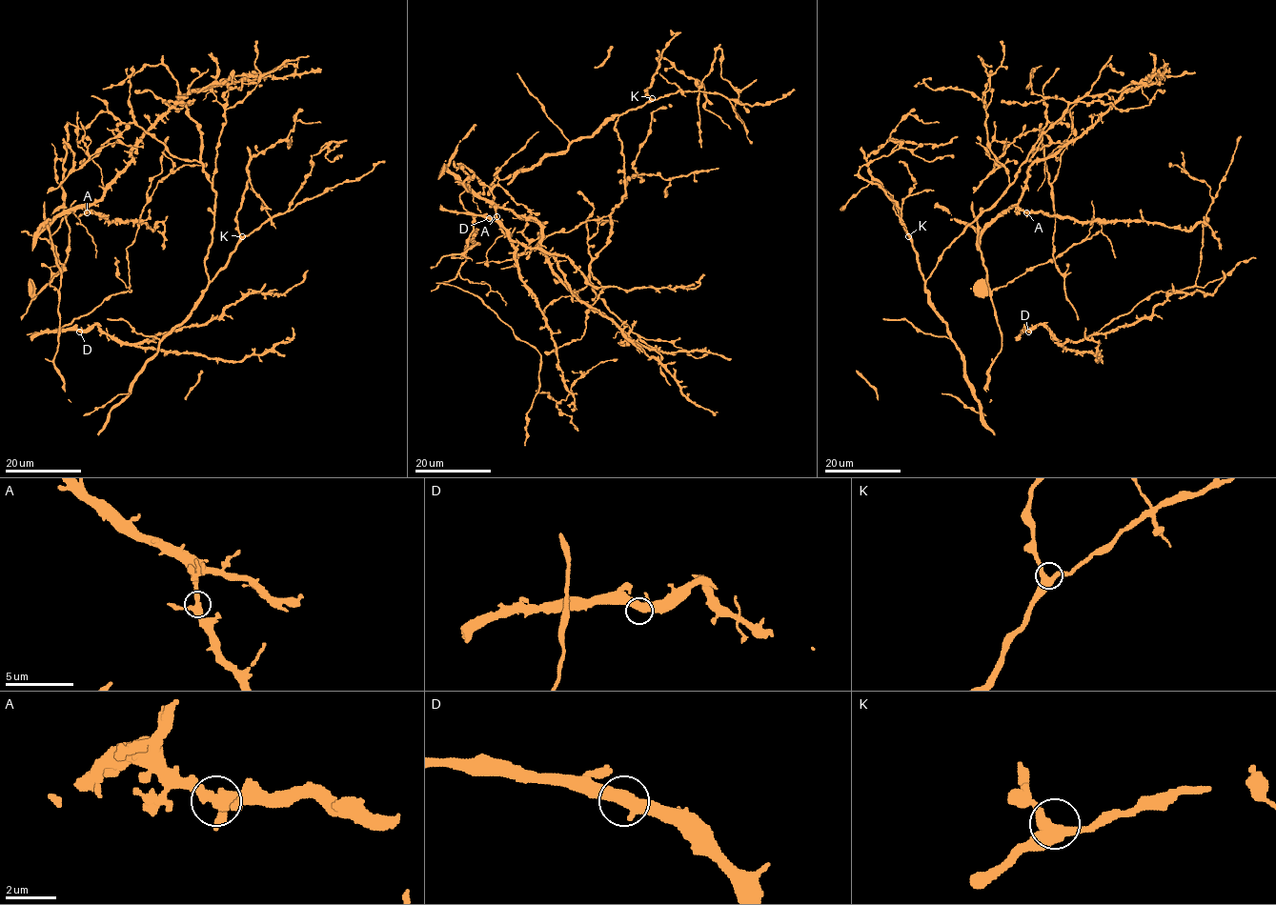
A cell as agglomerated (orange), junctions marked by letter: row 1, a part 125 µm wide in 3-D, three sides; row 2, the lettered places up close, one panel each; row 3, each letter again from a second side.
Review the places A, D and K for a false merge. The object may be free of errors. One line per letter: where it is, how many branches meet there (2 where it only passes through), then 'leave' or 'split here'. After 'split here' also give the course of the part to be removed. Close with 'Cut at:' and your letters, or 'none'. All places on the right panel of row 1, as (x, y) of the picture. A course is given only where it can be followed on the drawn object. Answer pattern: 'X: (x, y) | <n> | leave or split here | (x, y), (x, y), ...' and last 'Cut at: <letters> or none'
A: (1026, 212) | 3 | leave
D: (1028, 331) | 3 | leave
K: (908, 236) | 3 | leave
Cut at: none

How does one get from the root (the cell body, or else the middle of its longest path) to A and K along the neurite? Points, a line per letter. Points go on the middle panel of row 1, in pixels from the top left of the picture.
A: (590, 305), (585, 305), (551, 268), (541, 247), (541, 225), (536, 219), (503, 208), (496, 209), (496, 216)
K: (590, 305), (629, 331), (594, 291), (589, 265), (606, 244), (611, 213), (625, 193), (615, 124), (652, 98)

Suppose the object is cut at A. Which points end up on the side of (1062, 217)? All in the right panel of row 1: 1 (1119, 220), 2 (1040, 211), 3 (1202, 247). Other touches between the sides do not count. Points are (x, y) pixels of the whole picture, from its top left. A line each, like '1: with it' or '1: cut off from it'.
1: with it
2: with it
3: cut off from it

